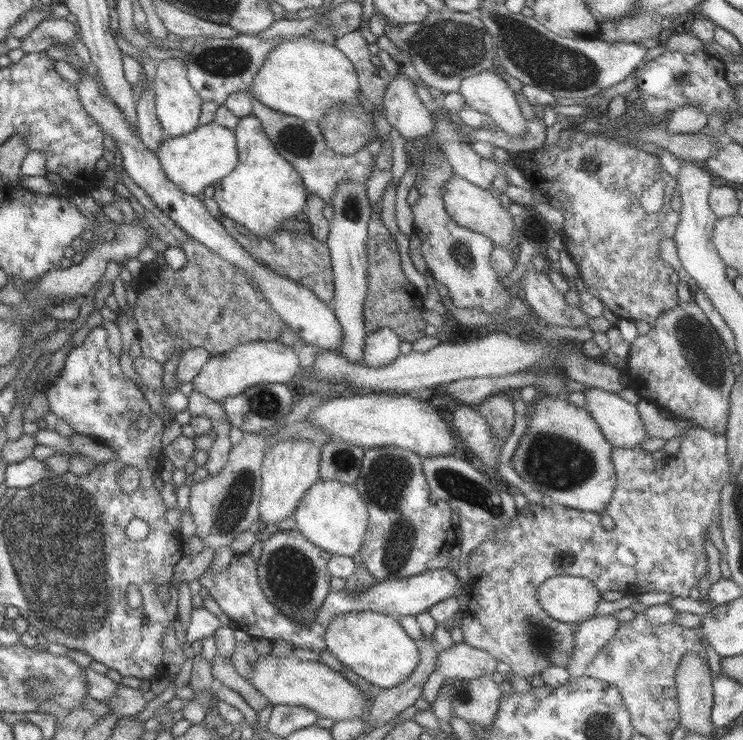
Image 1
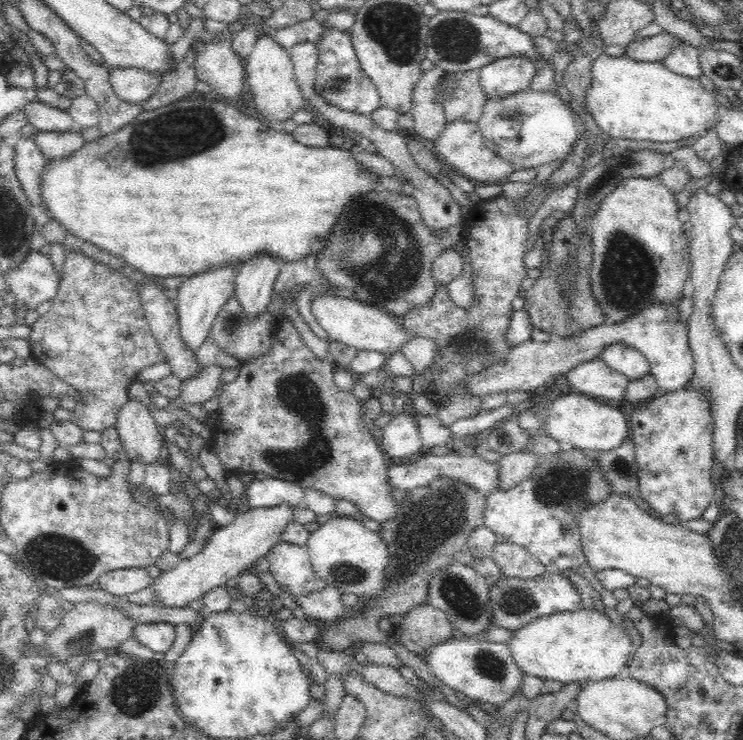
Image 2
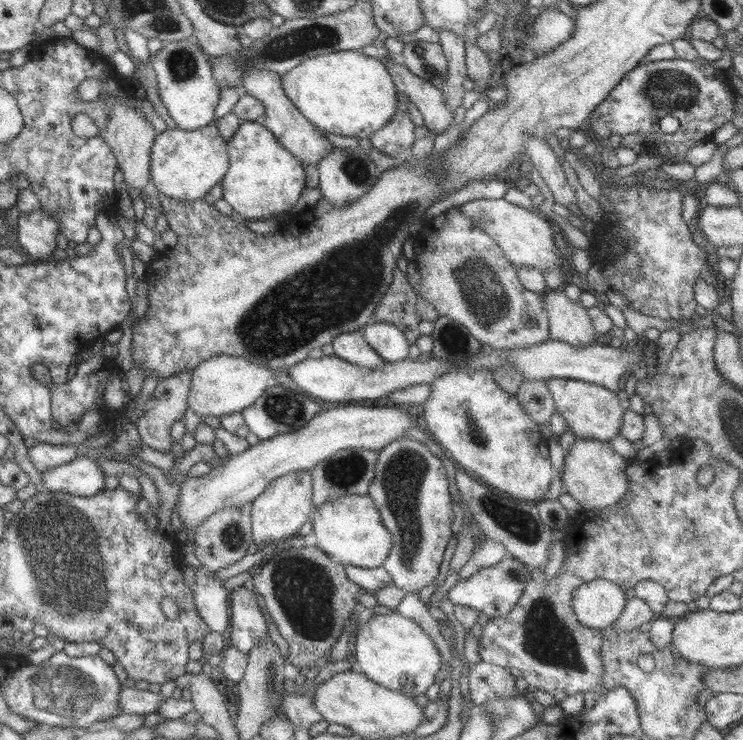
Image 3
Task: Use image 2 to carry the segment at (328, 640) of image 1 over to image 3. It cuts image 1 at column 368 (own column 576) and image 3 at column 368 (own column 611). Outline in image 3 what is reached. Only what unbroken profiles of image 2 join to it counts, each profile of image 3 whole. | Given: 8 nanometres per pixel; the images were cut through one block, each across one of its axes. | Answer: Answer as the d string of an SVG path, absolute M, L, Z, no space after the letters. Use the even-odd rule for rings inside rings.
M396 614L372 615L367 622L357 628L355 638L354 666L357 672L365 675L387 690L395 690L412 698L423 694L437 681L435 674L441 668L441 658L433 640L415 622Z

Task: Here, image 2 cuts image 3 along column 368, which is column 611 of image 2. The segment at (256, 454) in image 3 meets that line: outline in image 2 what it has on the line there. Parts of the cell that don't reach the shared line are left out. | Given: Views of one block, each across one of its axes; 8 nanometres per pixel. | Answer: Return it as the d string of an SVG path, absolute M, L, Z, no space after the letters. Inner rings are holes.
M574 393L550 401L540 418L540 423L542 423L540 433L556 440L561 452L580 449L589 453L605 453L613 448L618 448L624 442L629 430L629 423L626 422L626 416L622 410L600 404L585 395Z

